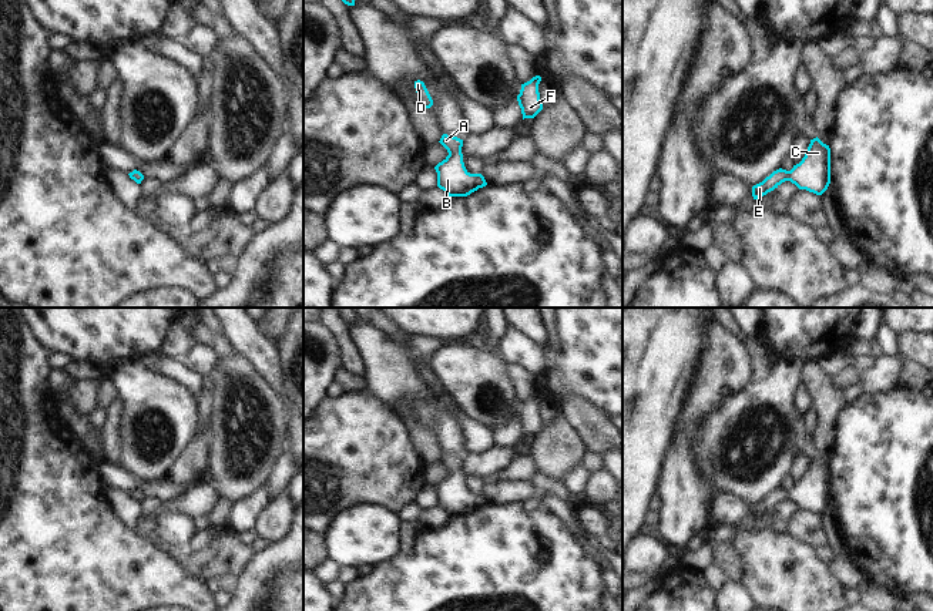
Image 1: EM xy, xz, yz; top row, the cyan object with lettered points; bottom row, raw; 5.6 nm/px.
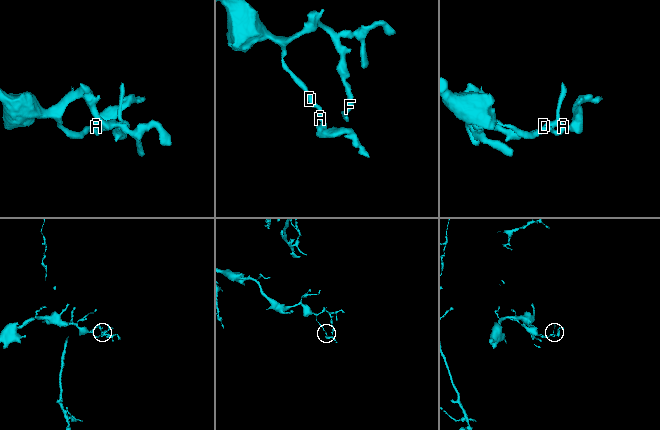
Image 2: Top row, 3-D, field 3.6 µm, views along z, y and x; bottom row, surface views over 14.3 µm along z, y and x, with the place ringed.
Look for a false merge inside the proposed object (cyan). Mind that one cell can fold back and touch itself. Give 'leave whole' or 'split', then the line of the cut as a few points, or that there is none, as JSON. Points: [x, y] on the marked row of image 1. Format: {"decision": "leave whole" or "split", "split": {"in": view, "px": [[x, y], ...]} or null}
{"decision": "leave whole", "split": null}

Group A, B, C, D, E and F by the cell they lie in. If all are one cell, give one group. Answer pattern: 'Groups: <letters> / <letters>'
Groups: A B C D E F

